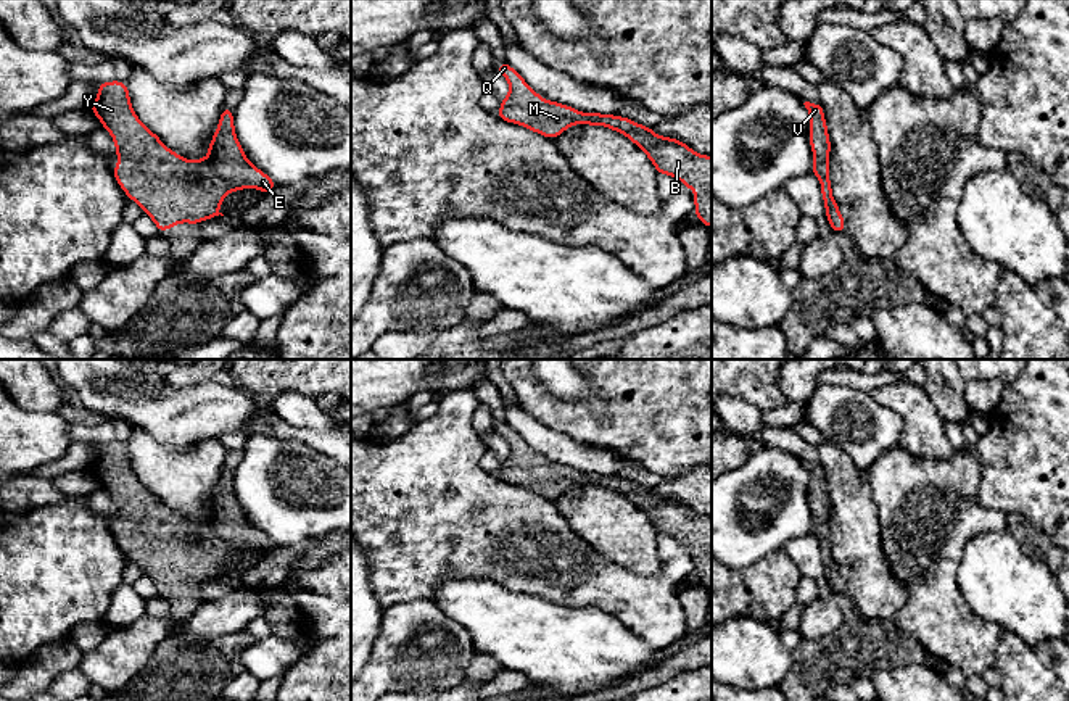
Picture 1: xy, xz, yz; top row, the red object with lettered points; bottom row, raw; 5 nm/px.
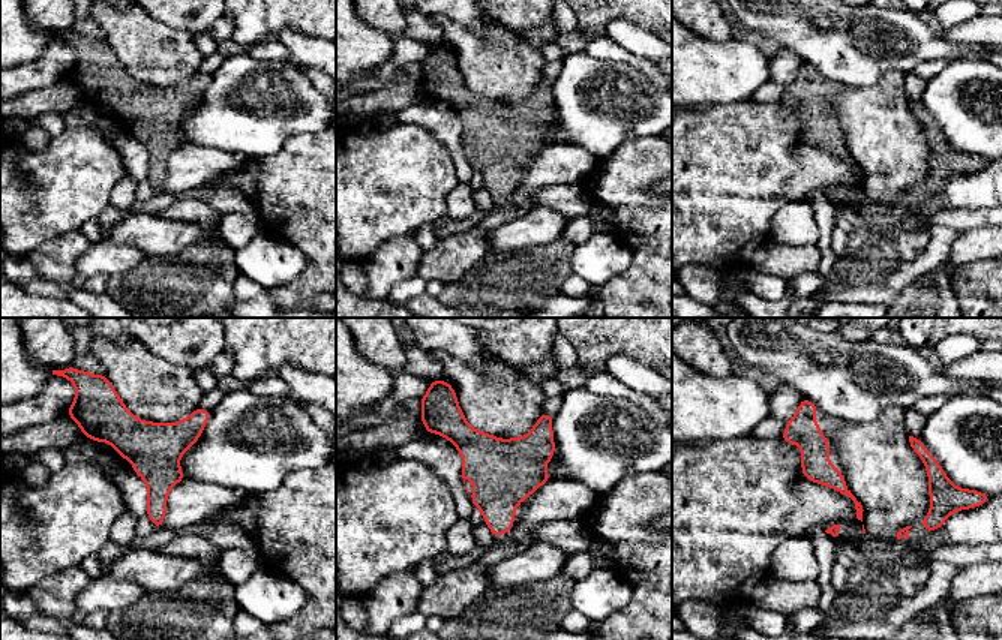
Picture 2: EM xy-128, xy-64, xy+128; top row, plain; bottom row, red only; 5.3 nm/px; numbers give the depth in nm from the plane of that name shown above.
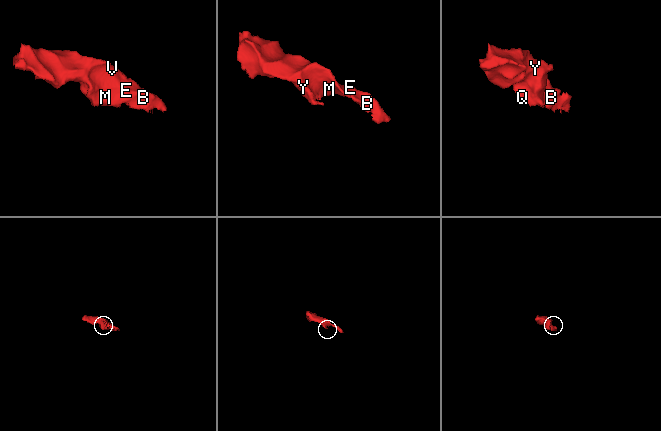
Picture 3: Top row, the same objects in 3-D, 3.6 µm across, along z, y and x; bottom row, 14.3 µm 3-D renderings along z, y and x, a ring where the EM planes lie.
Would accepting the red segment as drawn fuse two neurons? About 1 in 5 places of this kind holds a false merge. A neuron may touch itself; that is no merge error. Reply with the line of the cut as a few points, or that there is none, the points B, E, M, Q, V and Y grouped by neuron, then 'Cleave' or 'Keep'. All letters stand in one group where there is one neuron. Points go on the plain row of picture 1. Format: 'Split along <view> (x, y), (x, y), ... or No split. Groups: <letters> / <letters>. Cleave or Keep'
No split. Groups: B E M Q V Y. Keep

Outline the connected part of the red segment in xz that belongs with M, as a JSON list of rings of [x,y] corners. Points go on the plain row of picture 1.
[[[509,424],[496,425],[496,432],[509,443],[509,456],[501,461],[497,472],[499,480],[552,501],[575,485],[604,487],[623,495],[647,516],[658,535],[668,535],[697,554],[694,575],[712,588],[712,517],[695,514],[678,500],[657,496],[652,488],[633,480],[581,474],[563,464],[544,461]]]

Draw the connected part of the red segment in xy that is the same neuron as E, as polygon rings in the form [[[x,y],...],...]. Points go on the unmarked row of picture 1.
[[[98,443],[98,456],[90,466],[92,474],[111,495],[118,516],[118,527],[113,537],[124,554],[135,562],[145,575],[151,579],[159,593],[180,585],[198,585],[204,580],[224,577],[219,569],[225,556],[243,550],[259,550],[262,556],[277,545],[258,530],[245,516],[233,487],[233,474],[229,467],[222,469],[217,490],[203,521],[185,521],[151,493],[137,479],[126,443]]]

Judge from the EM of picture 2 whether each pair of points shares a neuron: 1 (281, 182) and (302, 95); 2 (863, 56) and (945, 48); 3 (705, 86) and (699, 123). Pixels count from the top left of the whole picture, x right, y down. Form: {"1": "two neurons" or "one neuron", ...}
{"1": "two neurons", "2": "one neuron", "3": "two neurons"}

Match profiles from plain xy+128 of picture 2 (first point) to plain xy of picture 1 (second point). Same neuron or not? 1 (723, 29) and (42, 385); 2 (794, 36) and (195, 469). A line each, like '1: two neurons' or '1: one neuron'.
1: one neuron
2: two neurons

